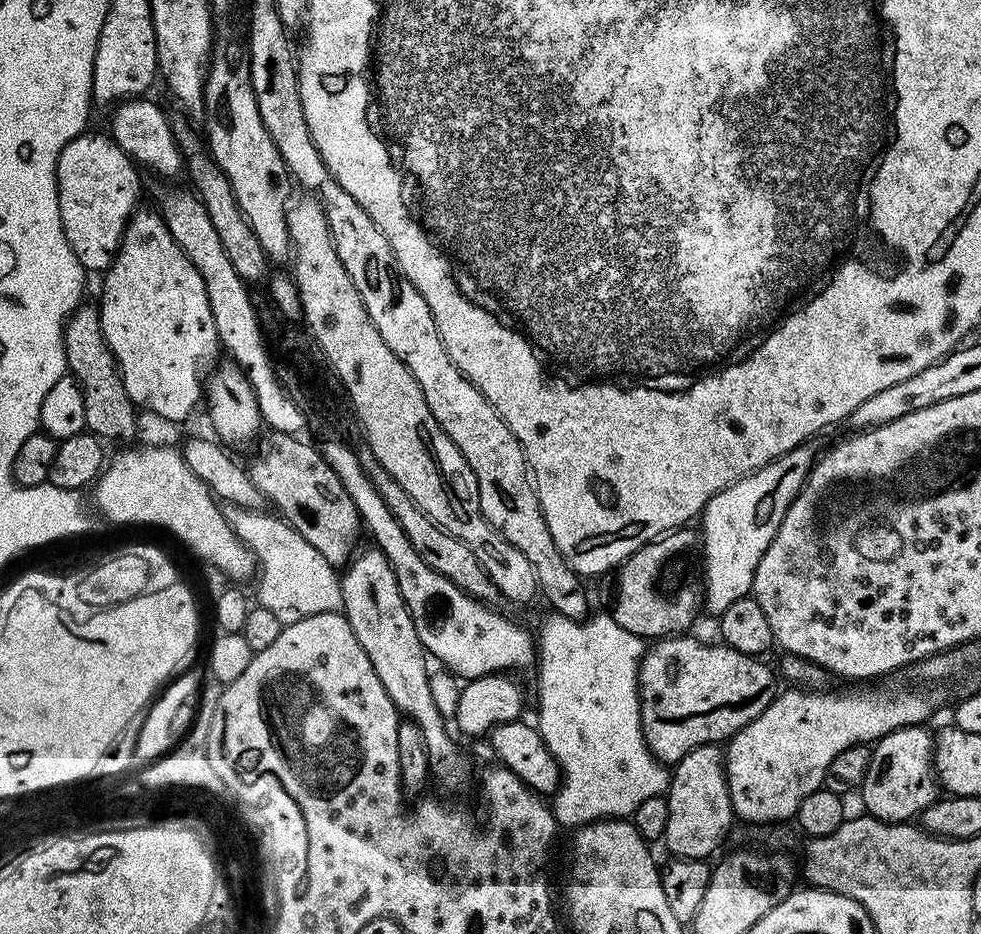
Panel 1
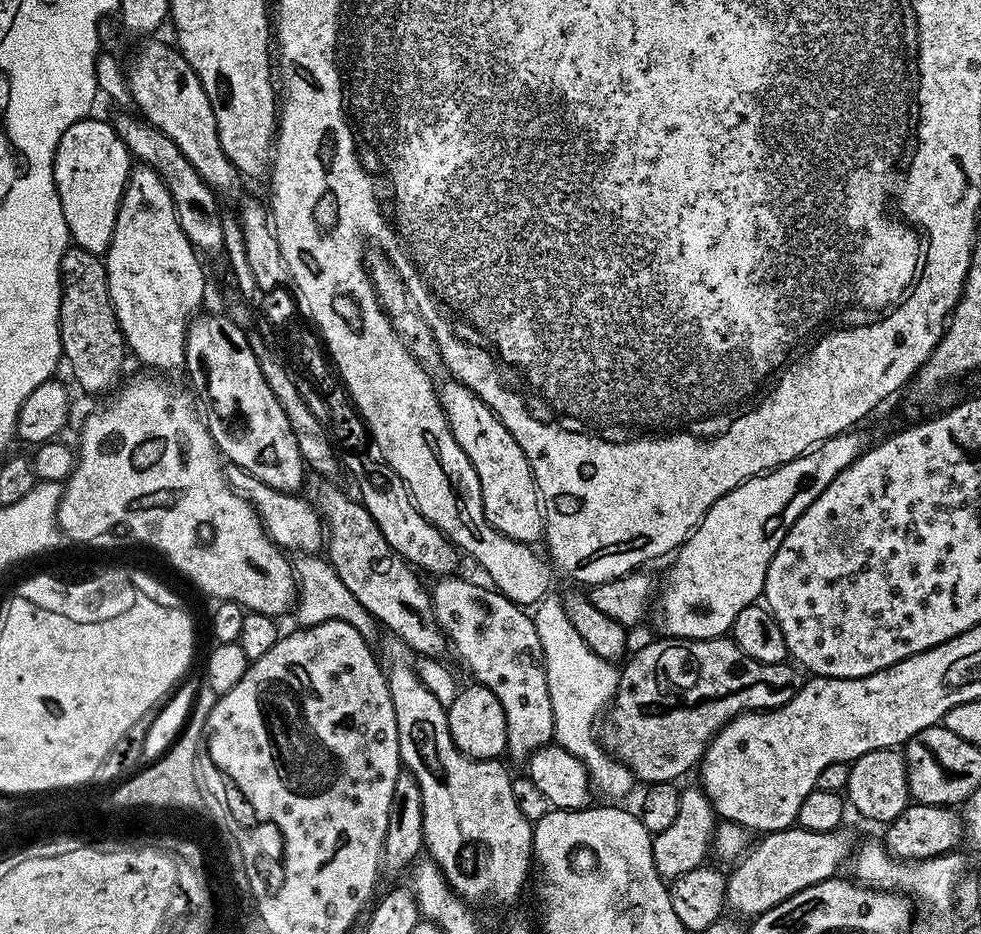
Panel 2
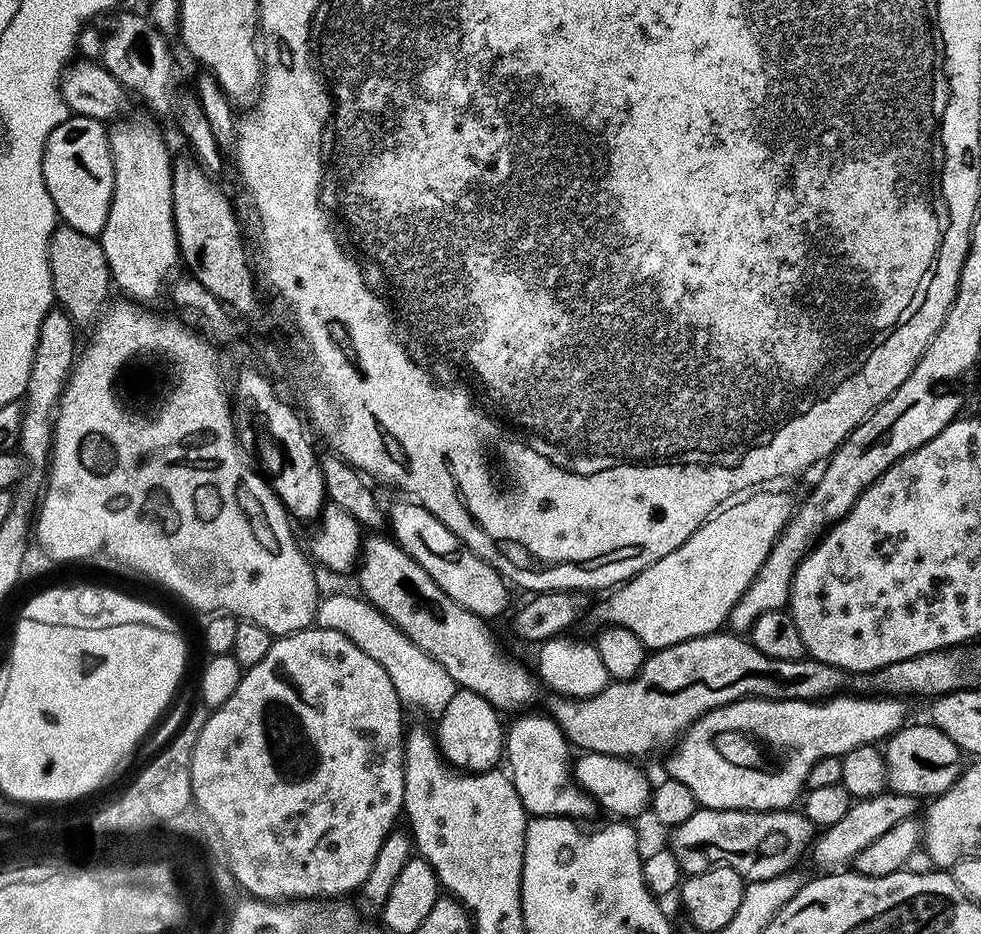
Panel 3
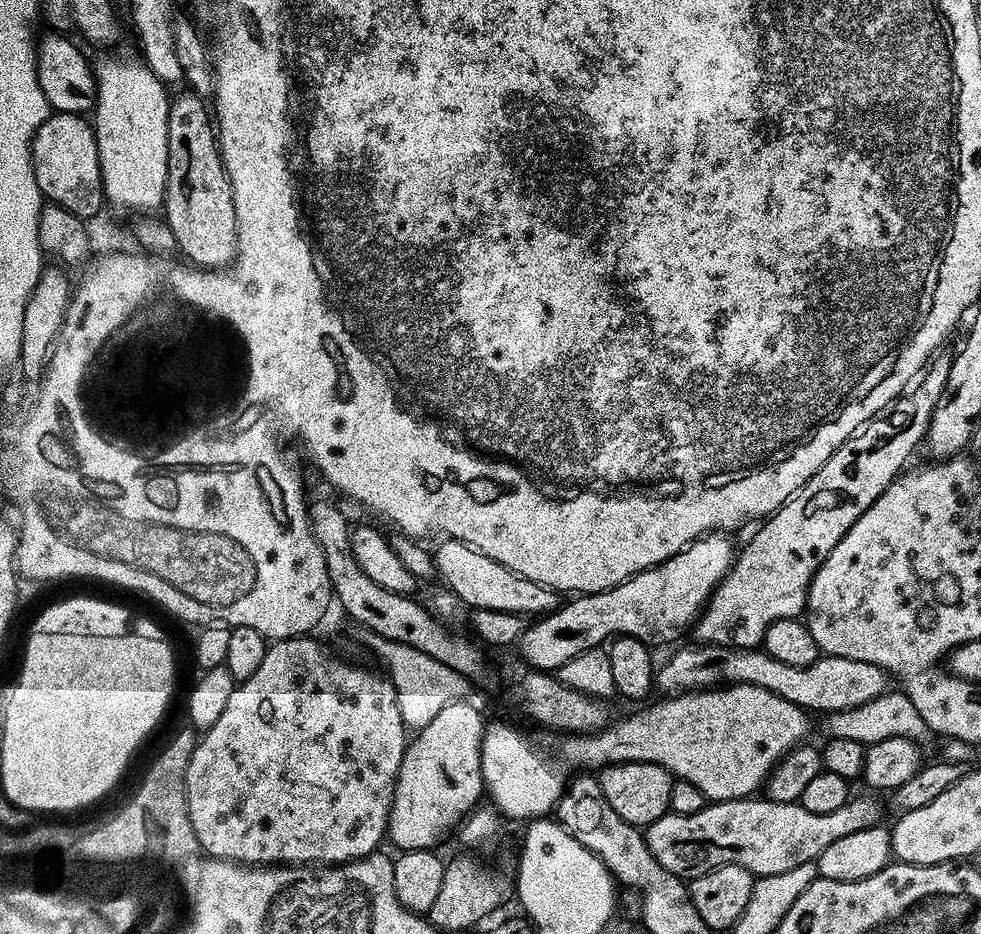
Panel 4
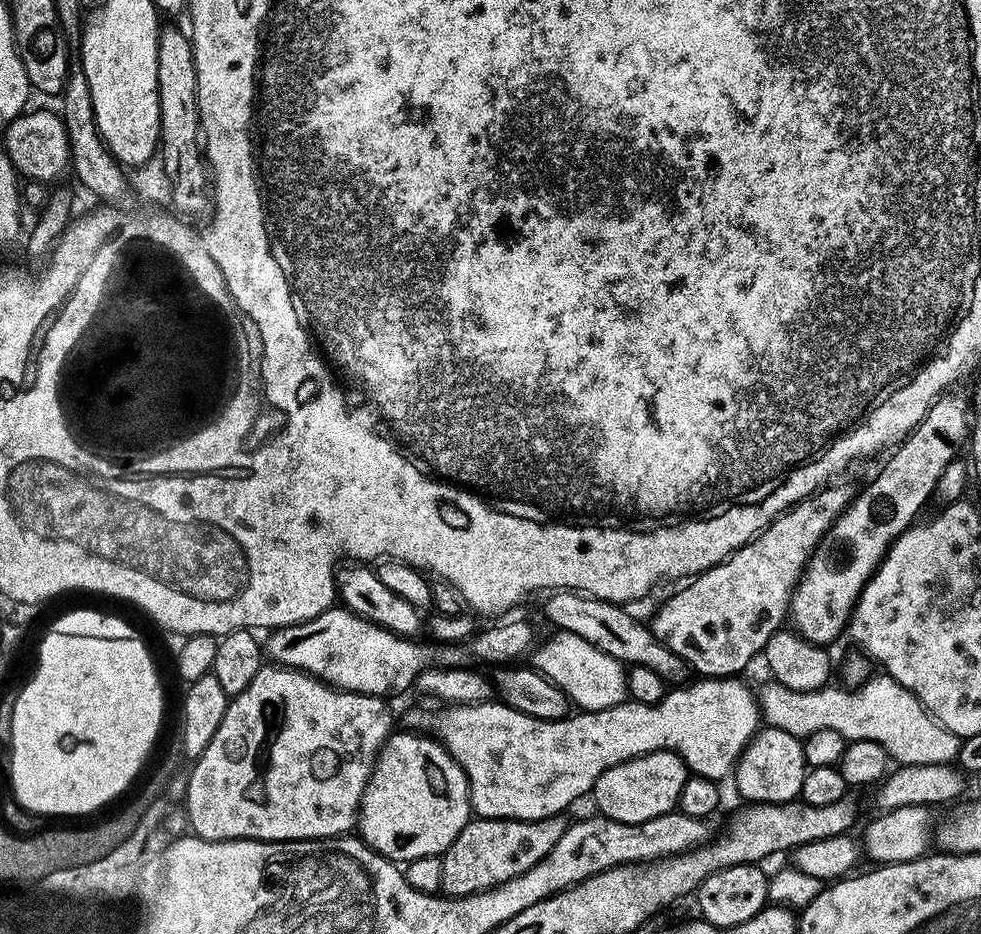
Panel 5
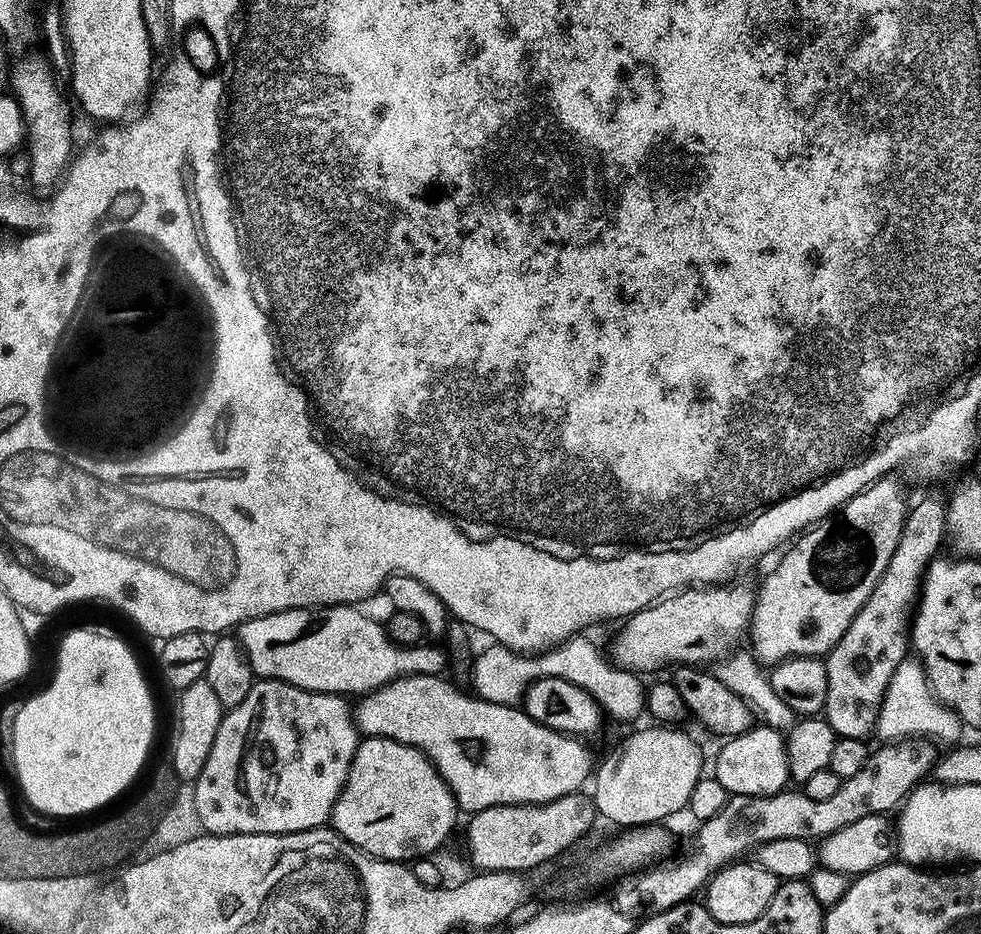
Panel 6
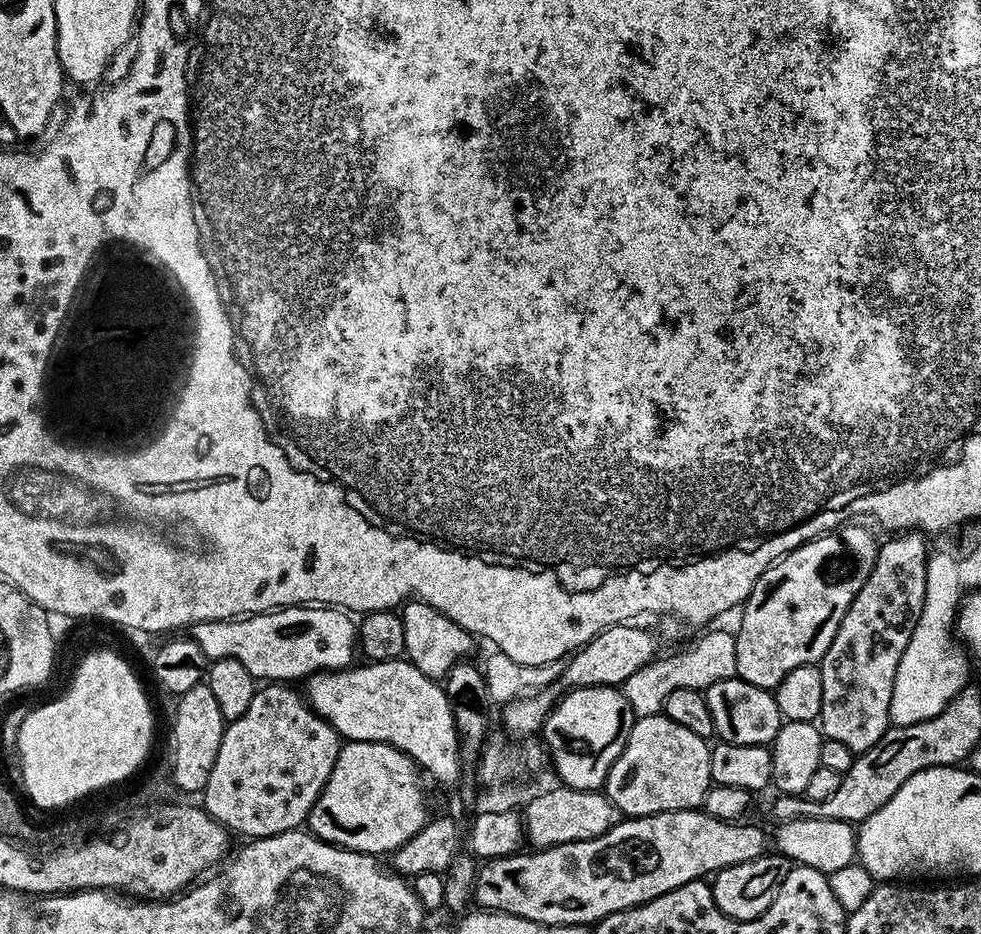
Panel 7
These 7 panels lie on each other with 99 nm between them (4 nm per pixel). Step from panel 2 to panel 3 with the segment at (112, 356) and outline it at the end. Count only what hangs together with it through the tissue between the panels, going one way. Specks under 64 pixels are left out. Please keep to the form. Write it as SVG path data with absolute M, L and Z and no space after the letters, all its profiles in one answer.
M59 225L48 240L47 258L51 272L53 297L65 312L65 315L77 327L93 325L107 305L108 300L106 298L109 290L112 290L111 272L99 239L81 234L68 225Z

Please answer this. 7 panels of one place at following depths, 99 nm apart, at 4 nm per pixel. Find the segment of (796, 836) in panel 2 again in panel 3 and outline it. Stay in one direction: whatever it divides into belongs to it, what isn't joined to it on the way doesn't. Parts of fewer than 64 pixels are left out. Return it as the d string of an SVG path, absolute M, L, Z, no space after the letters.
M890 790L876 796L857 799L846 811L846 816L841 821L825 827L813 839L810 845L810 860L812 856L813 862L820 867L820 870L836 870L847 865L844 864L847 860L848 863L855 861L857 854L866 850L866 846L870 846L874 838L880 838L900 821L913 819L921 811L920 804L922 808L919 797L898 795Z

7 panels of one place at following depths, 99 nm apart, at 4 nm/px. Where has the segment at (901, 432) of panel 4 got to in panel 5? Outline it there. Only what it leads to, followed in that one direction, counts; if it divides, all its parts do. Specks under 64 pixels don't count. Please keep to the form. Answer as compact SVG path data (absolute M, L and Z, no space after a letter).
M832 482L813 492L811 496L792 505L788 511L777 516L760 535L752 539L751 544L744 544L735 554L719 563L714 568L701 572L691 581L689 588L684 588L660 613L656 621L650 624L653 636L667 644L676 657L692 664L704 678L732 678L763 653L766 642L775 632L781 631L783 622L790 612L792 592L804 567L813 552L820 547L820 540L832 529L838 517L847 510L854 499L854 491L848 484Z

